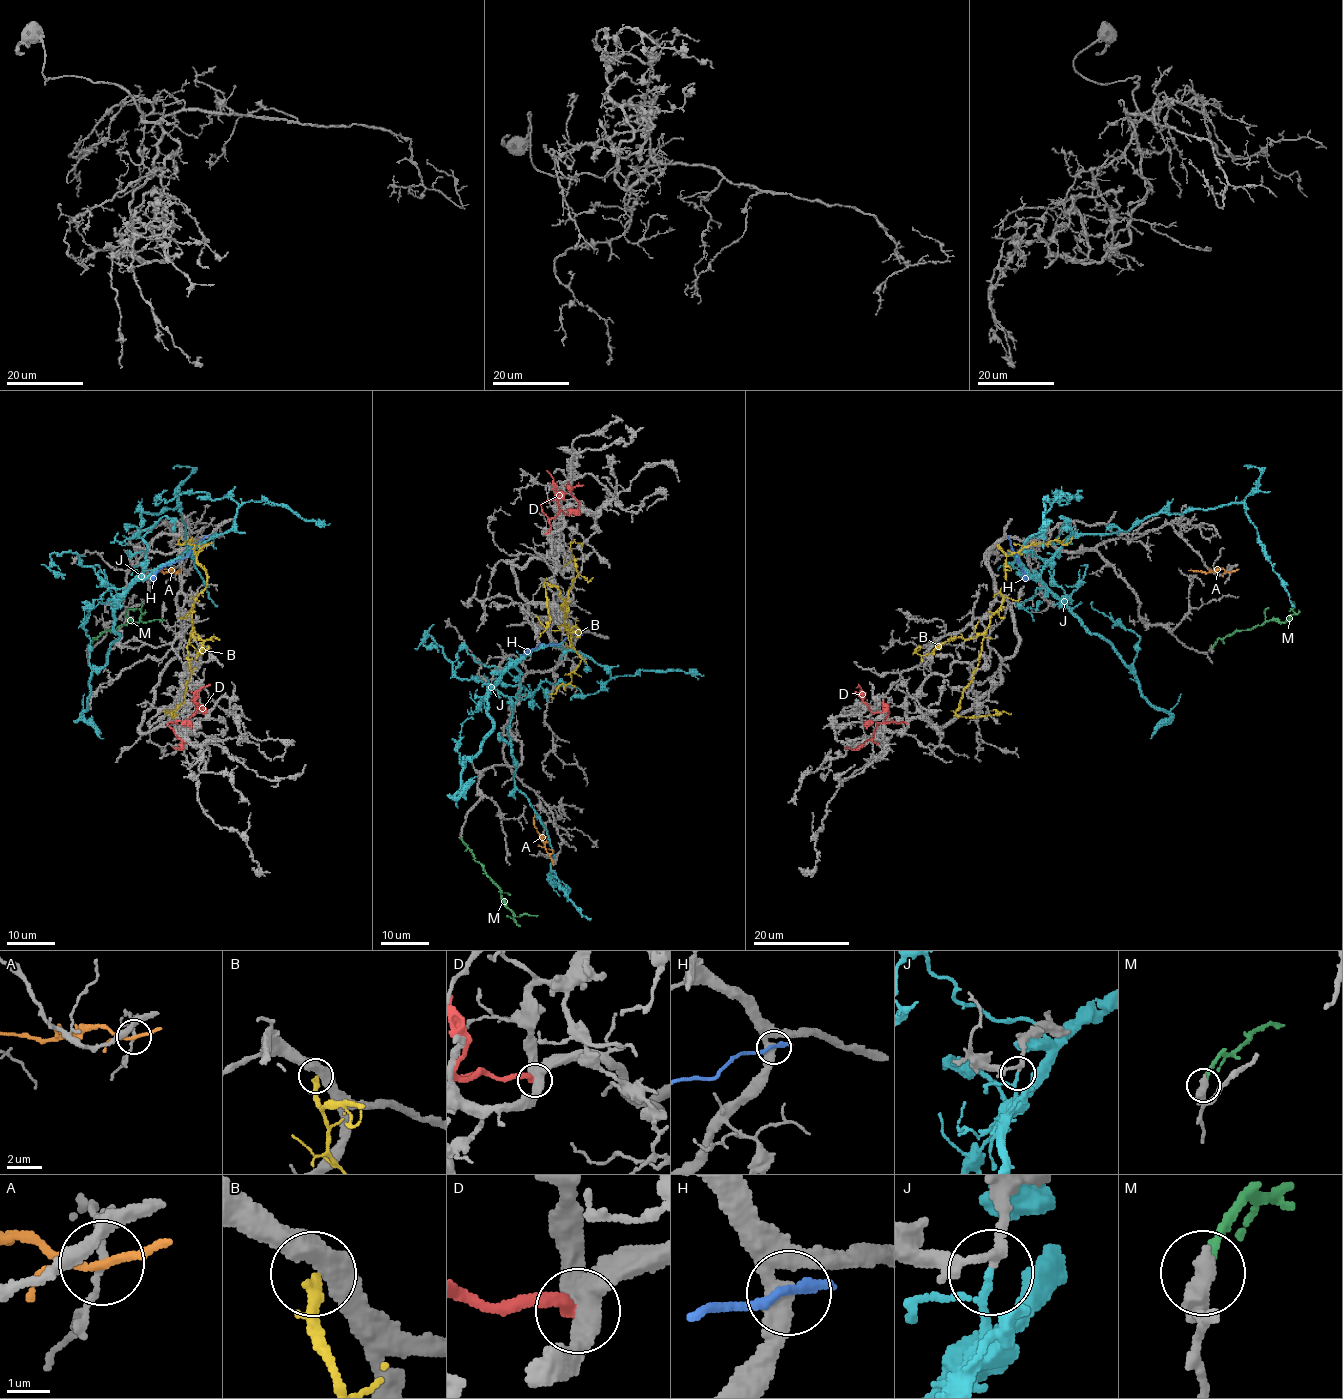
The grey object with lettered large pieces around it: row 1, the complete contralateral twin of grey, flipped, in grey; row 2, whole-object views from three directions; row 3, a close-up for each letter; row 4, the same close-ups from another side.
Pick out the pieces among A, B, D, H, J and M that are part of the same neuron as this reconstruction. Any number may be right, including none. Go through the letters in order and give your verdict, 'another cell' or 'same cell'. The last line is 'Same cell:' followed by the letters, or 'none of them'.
A: another cell
B: another cell
D: another cell
H: another cell
J: another cell
M: same cell
Same cell: M

